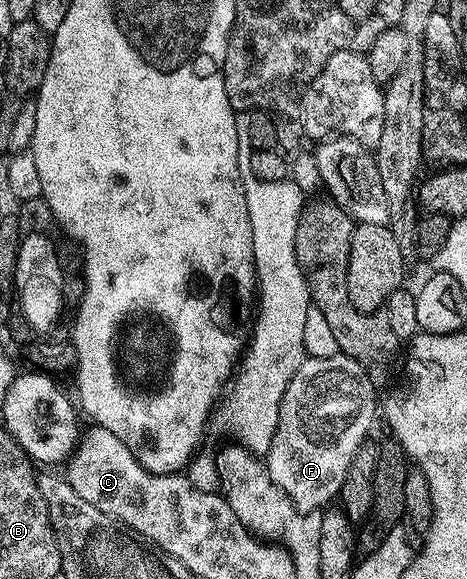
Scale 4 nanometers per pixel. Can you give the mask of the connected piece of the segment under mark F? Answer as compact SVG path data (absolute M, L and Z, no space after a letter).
M338 352L332 358L305 356L302 367L290 379L290 387L282 395L282 407L278 415L278 431L266 454L270 479L286 491L288 498L303 513L314 513L331 506L339 498L340 488L350 468L355 453L365 444L368 428L378 417L377 386L370 383L366 371L354 359Z

